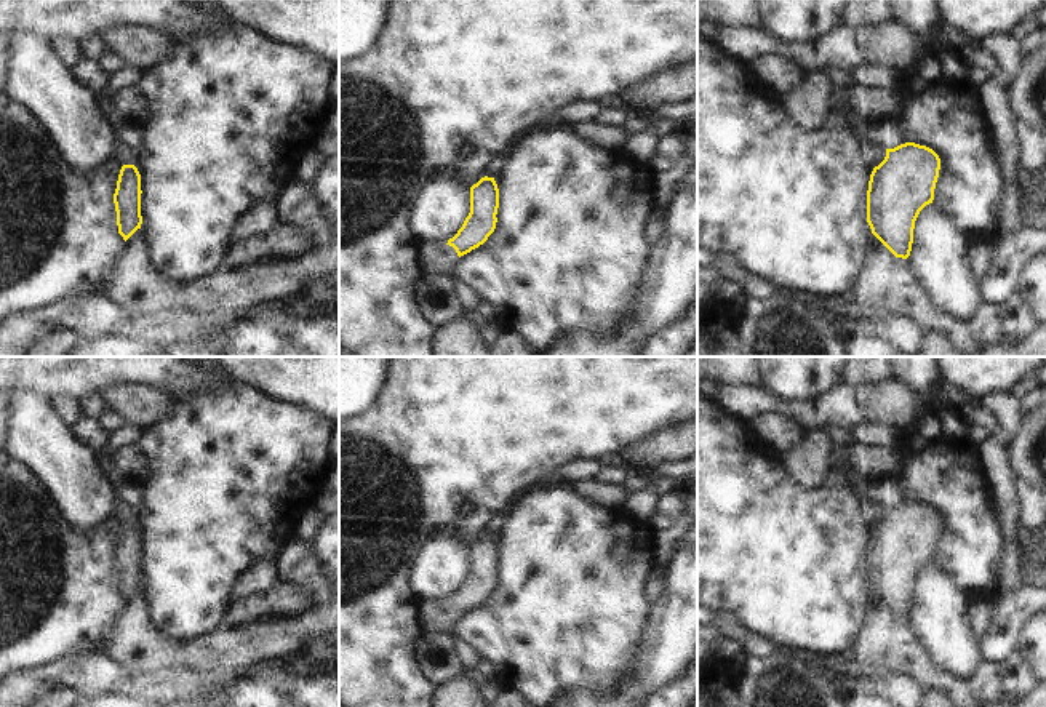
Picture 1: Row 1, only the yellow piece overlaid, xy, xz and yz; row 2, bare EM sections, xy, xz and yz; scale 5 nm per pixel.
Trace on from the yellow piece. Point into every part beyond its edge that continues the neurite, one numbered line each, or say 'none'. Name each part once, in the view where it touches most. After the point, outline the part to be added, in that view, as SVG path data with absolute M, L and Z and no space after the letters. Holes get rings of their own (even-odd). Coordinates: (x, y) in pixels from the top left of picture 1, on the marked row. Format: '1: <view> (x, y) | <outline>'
1: xz (434, 258) | M422 243L421 250L422 274L448 274L459 256L449 245Z

